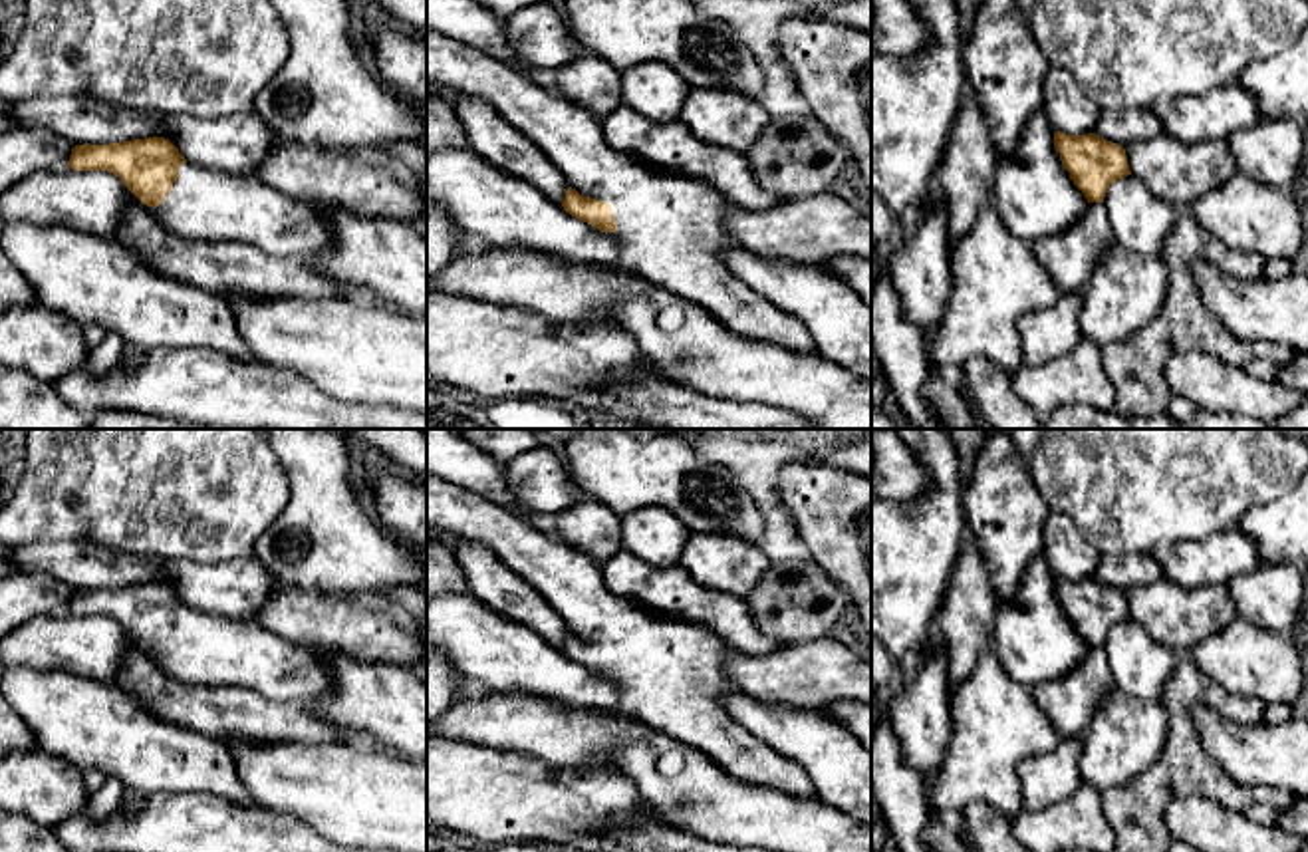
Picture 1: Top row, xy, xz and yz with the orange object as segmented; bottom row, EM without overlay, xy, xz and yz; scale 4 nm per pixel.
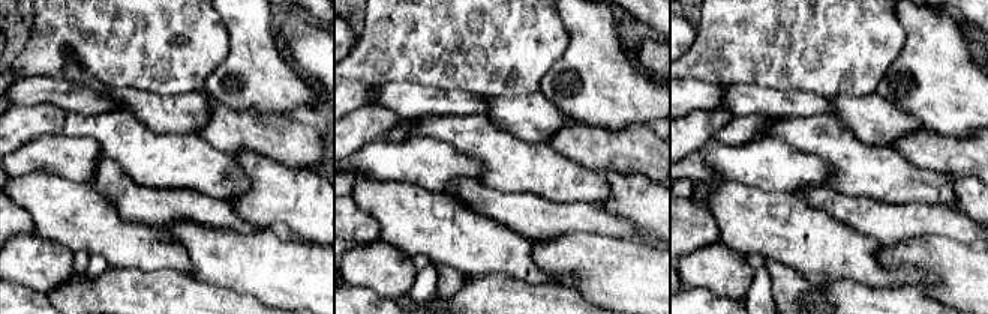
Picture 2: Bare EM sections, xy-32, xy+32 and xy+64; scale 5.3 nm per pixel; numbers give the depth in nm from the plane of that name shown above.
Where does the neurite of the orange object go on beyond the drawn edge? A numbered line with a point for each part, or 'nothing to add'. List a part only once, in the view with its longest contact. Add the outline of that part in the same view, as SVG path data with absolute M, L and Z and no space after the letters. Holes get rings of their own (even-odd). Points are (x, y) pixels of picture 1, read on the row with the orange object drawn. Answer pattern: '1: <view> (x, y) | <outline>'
1: xz (671, 231) | M427 32L427 81L486 101L508 125L540 147L568 187L609 203L619 226L613 238L627 270L699 306L744 340L768 342L794 354L818 354L804 324L750 290L724 264L722 256L740 242L724 226L728 201L709 181L669 173L615 149L599 117L554 93L544 79L534 79L512 64L435 32Z

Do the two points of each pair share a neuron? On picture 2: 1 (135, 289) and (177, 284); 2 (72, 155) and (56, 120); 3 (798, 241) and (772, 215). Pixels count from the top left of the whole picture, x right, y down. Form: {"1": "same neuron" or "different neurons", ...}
{"1": "same neuron", "2": "different neurons", "3": "same neuron"}

